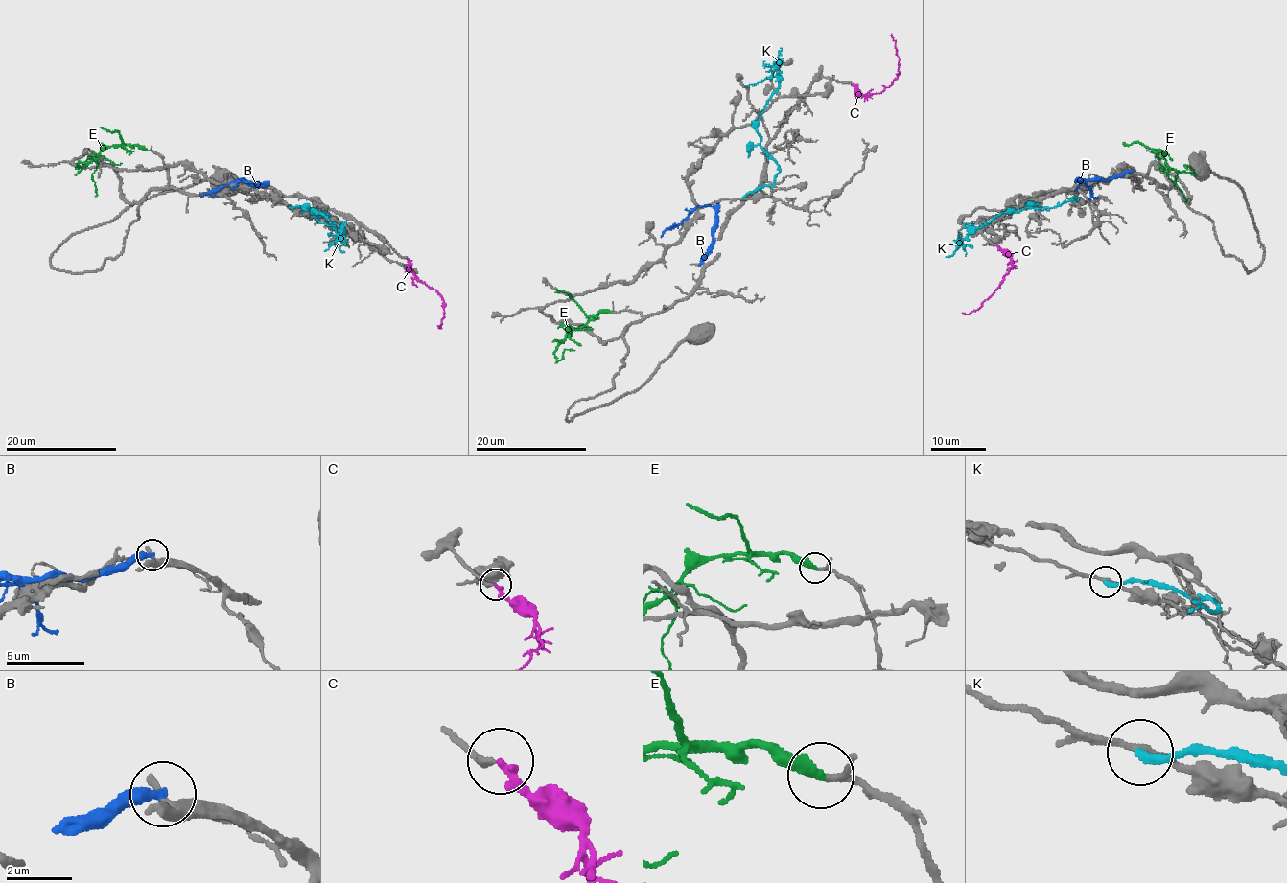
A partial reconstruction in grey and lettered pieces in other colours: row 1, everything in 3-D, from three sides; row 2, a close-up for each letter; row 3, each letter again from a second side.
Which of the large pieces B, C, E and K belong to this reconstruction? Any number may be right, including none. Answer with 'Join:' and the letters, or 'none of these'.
Join: C, E

